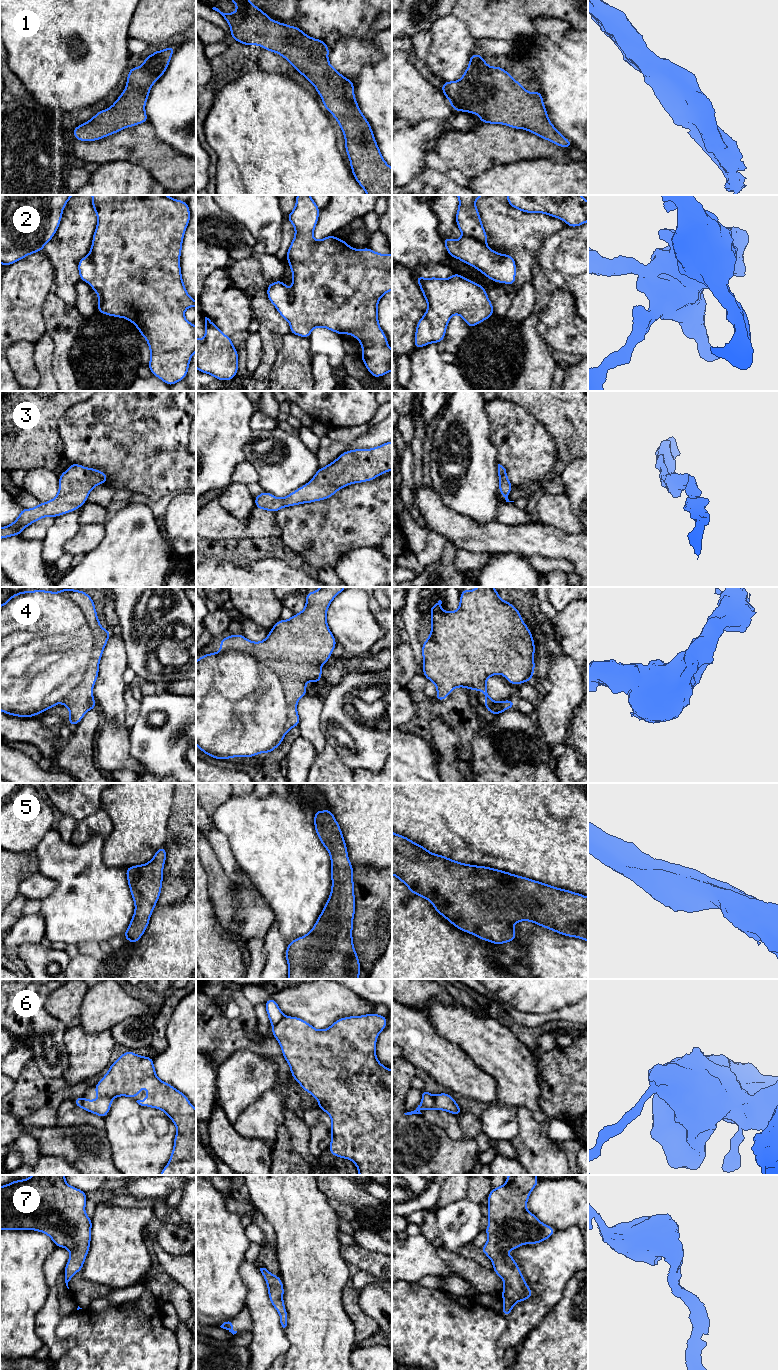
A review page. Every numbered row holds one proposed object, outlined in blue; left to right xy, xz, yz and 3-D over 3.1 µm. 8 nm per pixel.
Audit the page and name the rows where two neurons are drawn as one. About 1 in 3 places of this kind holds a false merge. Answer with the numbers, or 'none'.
6

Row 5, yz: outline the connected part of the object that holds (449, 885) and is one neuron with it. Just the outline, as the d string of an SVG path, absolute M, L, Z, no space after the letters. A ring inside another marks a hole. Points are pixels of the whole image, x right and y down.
M393 831L392 875L403 882L414 895L429 900L436 912L451 922L453 926L483 941L489 941L495 945L514 942L516 932L513 925L520 921L530 921L561 935L576 937L588 942L588 897L506 871L454 861L443 855L434 854Z

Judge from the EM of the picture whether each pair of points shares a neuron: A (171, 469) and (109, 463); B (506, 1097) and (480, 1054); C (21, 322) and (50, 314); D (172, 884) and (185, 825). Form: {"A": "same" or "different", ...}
{"A": "same", "B": "same", "C": "different", "D": "same"}

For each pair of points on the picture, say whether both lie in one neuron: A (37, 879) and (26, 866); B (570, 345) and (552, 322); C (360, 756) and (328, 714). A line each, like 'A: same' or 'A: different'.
A: different
B: same
C: same

